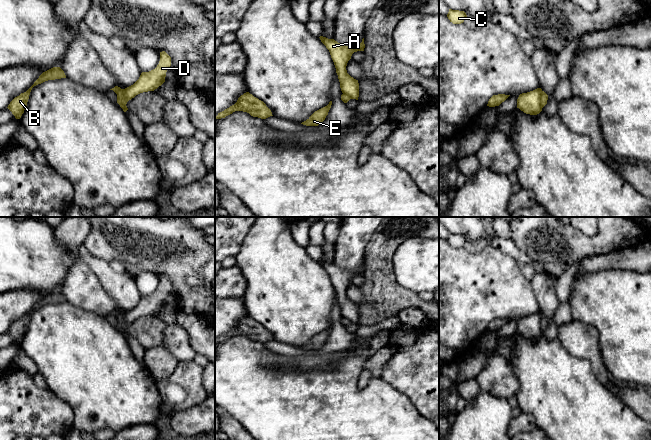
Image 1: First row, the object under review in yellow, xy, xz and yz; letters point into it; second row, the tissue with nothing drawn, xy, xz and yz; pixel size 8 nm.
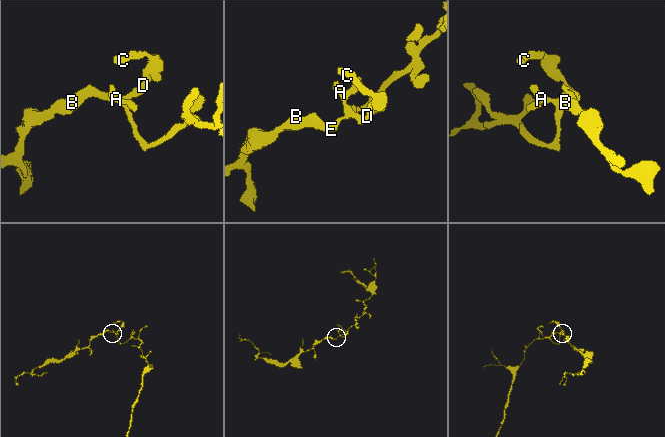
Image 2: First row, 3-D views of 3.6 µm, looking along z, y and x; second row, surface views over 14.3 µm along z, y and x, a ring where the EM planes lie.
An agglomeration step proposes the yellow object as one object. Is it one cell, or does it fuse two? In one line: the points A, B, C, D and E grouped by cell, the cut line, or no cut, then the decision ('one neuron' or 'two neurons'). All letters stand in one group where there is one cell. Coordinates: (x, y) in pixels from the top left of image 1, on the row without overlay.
A C D / B E; cut in yz along (542, 315), (541, 331); two neurons

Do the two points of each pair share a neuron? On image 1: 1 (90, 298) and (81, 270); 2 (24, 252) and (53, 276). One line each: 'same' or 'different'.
1: same
2: same

